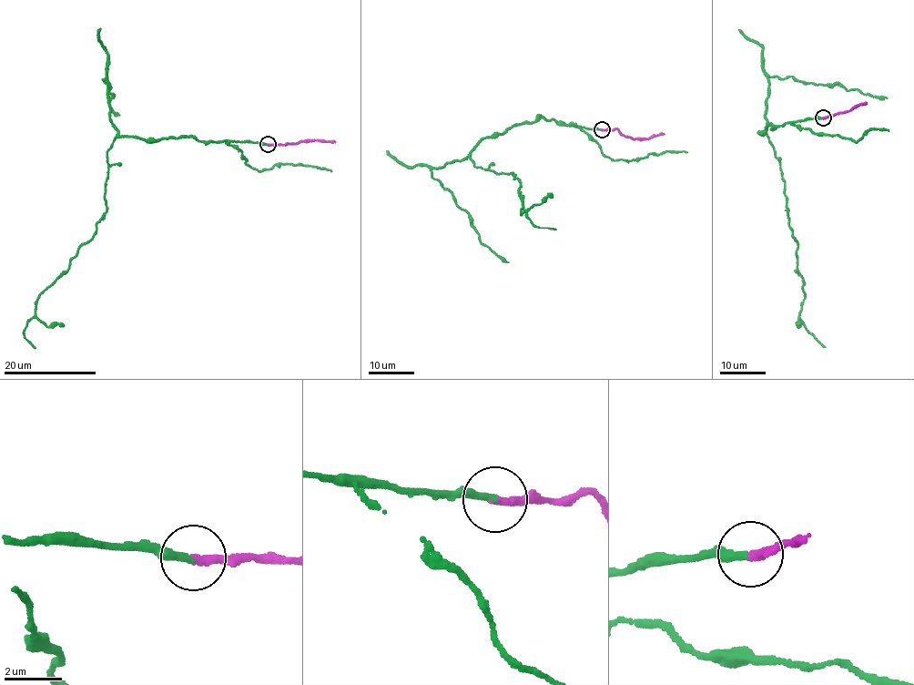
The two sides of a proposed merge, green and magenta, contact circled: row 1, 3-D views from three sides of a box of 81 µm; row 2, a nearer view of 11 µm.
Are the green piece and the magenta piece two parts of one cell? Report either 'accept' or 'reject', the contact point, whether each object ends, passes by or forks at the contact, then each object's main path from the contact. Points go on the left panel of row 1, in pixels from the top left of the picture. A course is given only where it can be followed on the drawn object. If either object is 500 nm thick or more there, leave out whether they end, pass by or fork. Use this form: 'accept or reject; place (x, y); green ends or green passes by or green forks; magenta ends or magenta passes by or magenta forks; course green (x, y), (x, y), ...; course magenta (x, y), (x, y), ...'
accept; place (268, 144); green ends; magenta ends; course green (267, 144), (116, 138), (106, 152), (106, 212), (69, 270), (39, 295), (35, 314), (23, 332), (35, 348); course magenta (268, 144), (335, 140)

